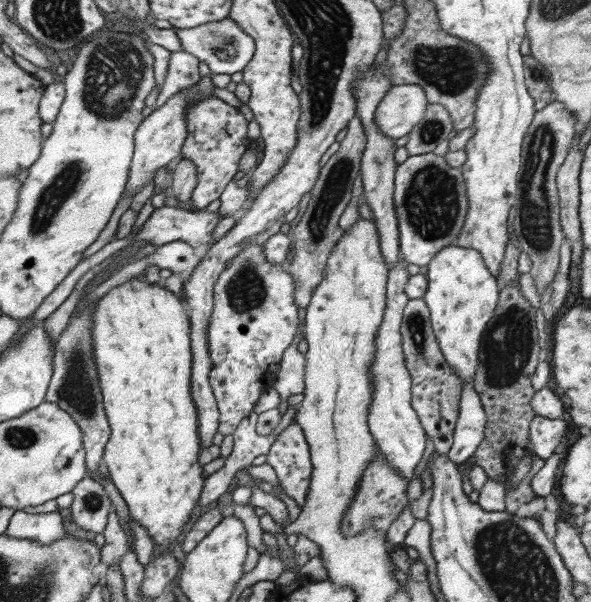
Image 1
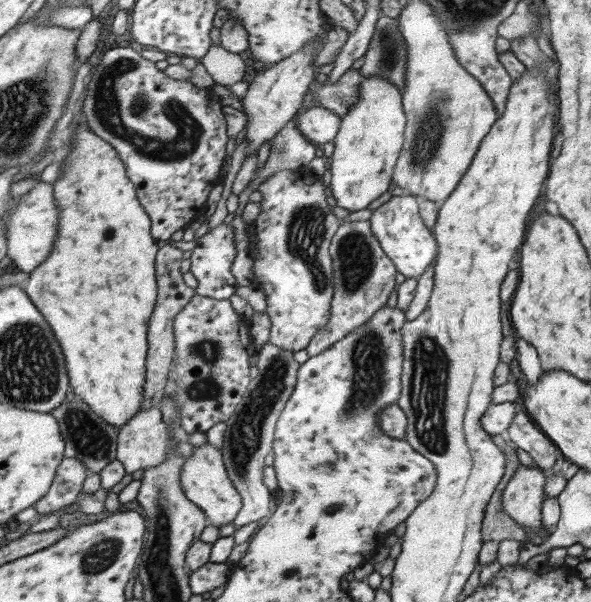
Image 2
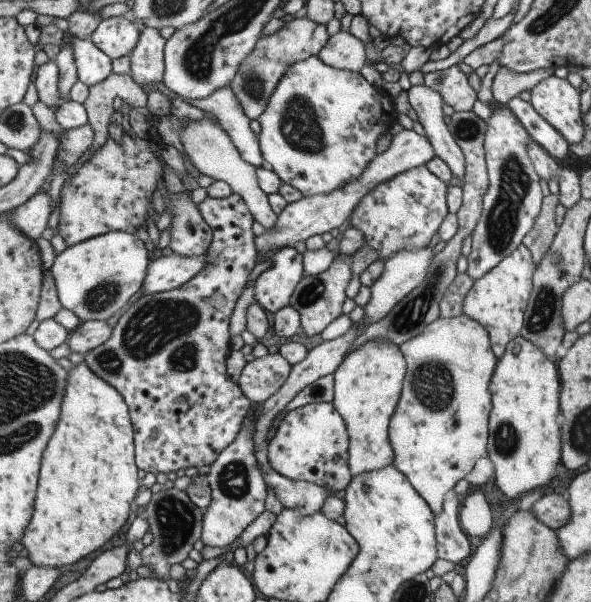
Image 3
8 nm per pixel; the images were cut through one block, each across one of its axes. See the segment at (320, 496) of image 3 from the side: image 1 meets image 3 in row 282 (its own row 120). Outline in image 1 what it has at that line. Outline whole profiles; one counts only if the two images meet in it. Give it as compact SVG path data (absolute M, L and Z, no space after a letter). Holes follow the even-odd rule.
M417 84L394 85L378 103L374 122L384 137L403 138L422 120L427 104L424 89Z

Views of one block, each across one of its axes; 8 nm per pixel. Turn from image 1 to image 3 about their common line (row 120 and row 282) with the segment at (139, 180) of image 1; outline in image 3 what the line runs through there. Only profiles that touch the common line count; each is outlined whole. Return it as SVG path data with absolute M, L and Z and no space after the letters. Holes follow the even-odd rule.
M207 252L199 257L185 257L178 253L173 253L170 256L162 256L150 261L141 286L142 295L163 293L164 291L171 291L181 287L204 268L206 255Z

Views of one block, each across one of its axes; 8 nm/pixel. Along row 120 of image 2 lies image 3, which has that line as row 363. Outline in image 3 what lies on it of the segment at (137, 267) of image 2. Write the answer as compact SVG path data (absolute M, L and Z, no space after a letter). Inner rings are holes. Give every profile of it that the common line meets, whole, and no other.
M83 362L67 372L58 426L44 450L34 512L21 543L34 565L70 566L100 550L128 522L137 492L133 424L124 397Z

